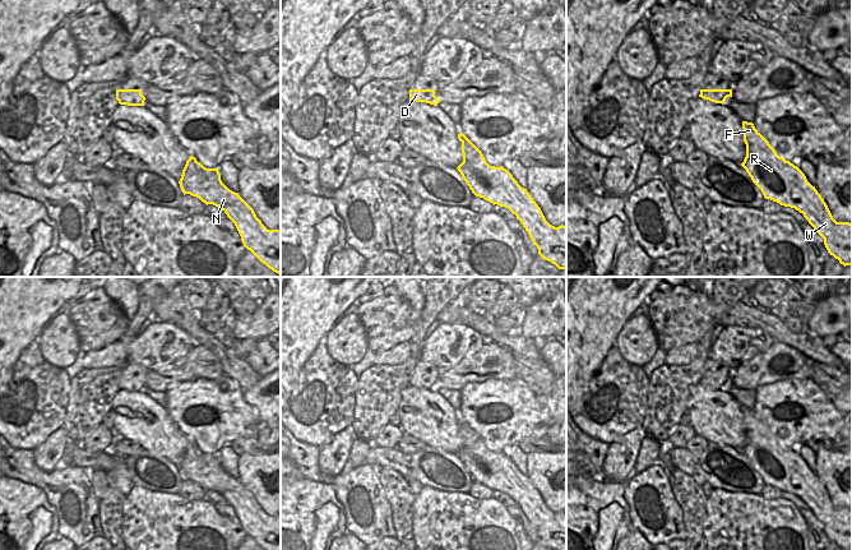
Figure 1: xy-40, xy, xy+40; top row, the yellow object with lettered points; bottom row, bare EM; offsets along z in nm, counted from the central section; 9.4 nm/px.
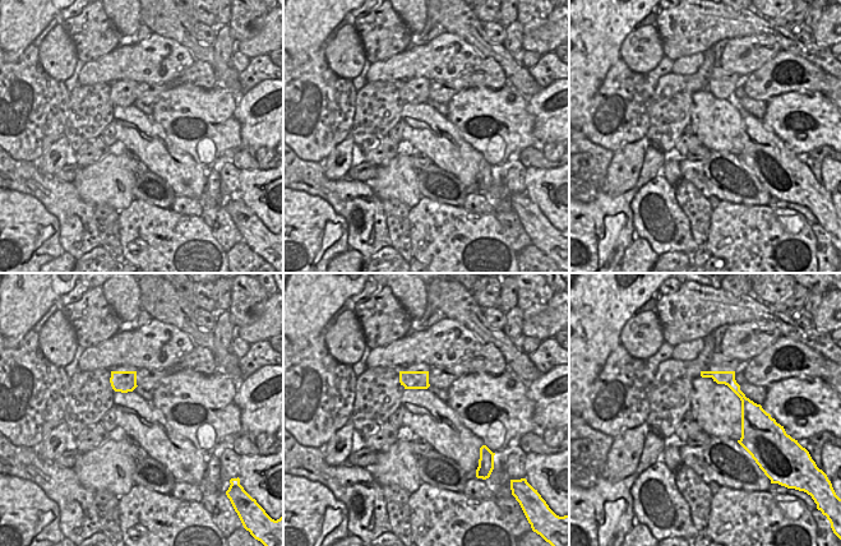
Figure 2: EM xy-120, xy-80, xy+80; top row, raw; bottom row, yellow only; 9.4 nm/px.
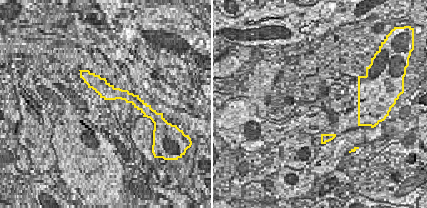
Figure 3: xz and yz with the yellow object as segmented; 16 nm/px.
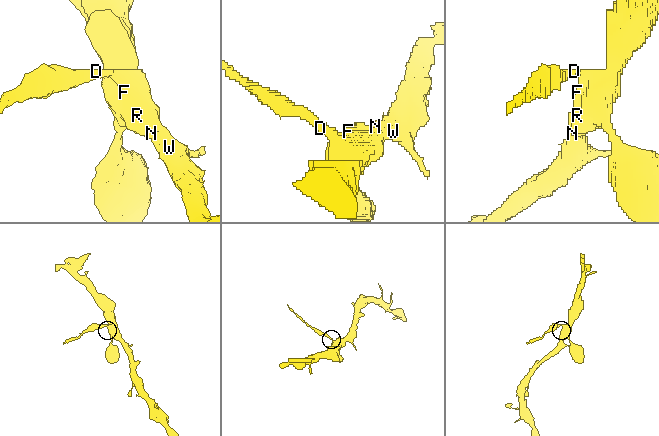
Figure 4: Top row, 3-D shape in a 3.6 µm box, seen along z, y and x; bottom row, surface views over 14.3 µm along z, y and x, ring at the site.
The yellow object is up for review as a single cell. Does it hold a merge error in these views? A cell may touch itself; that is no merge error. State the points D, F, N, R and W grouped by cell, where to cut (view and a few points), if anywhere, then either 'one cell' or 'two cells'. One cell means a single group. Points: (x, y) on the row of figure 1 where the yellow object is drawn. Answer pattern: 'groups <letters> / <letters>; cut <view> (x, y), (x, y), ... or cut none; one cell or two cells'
groups D / F N R W; cut xy (424, 89), (430, 102); two cells

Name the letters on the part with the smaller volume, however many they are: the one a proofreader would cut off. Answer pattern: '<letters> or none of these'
D

